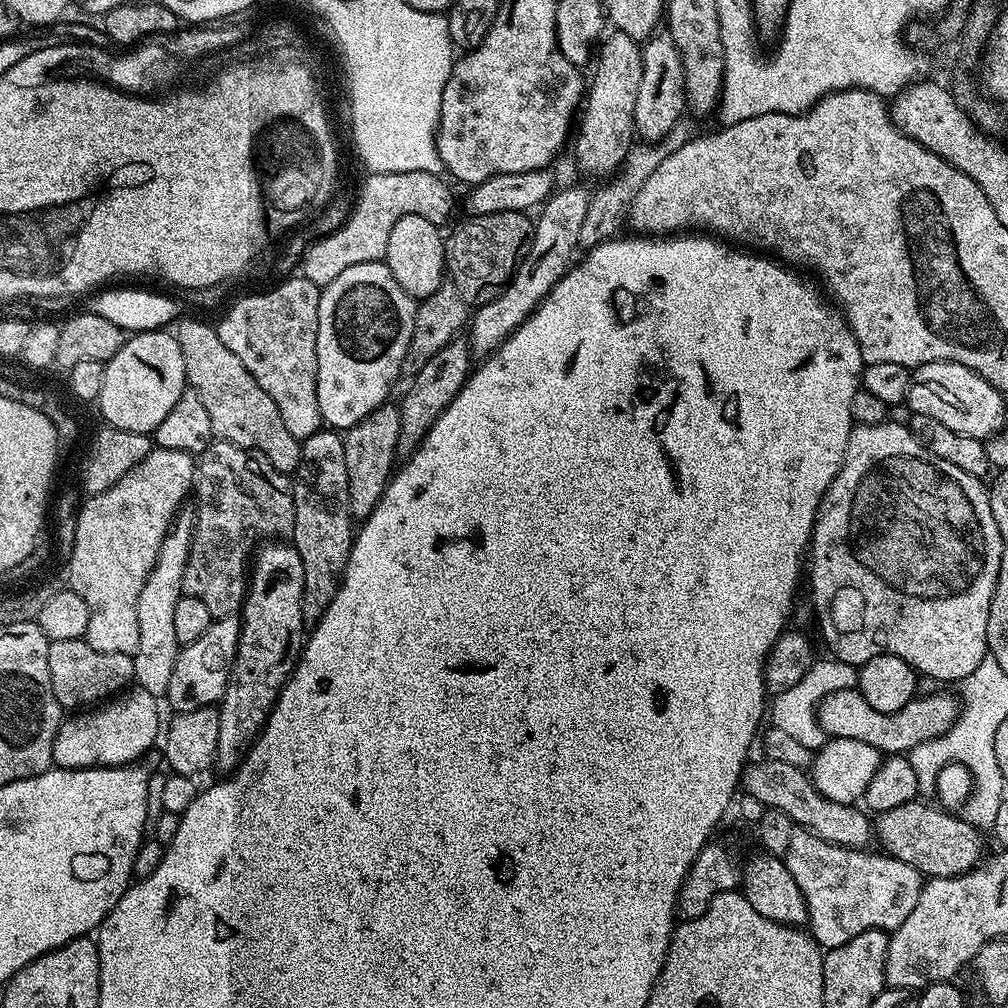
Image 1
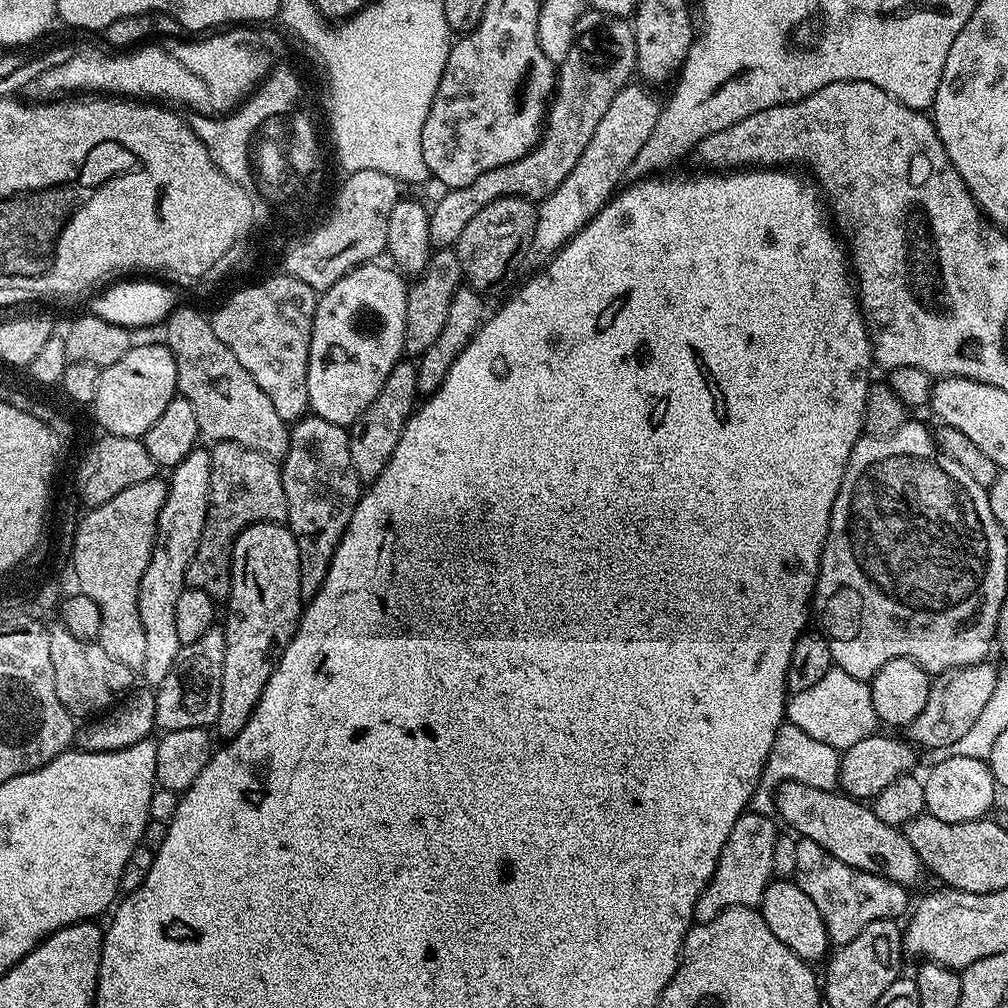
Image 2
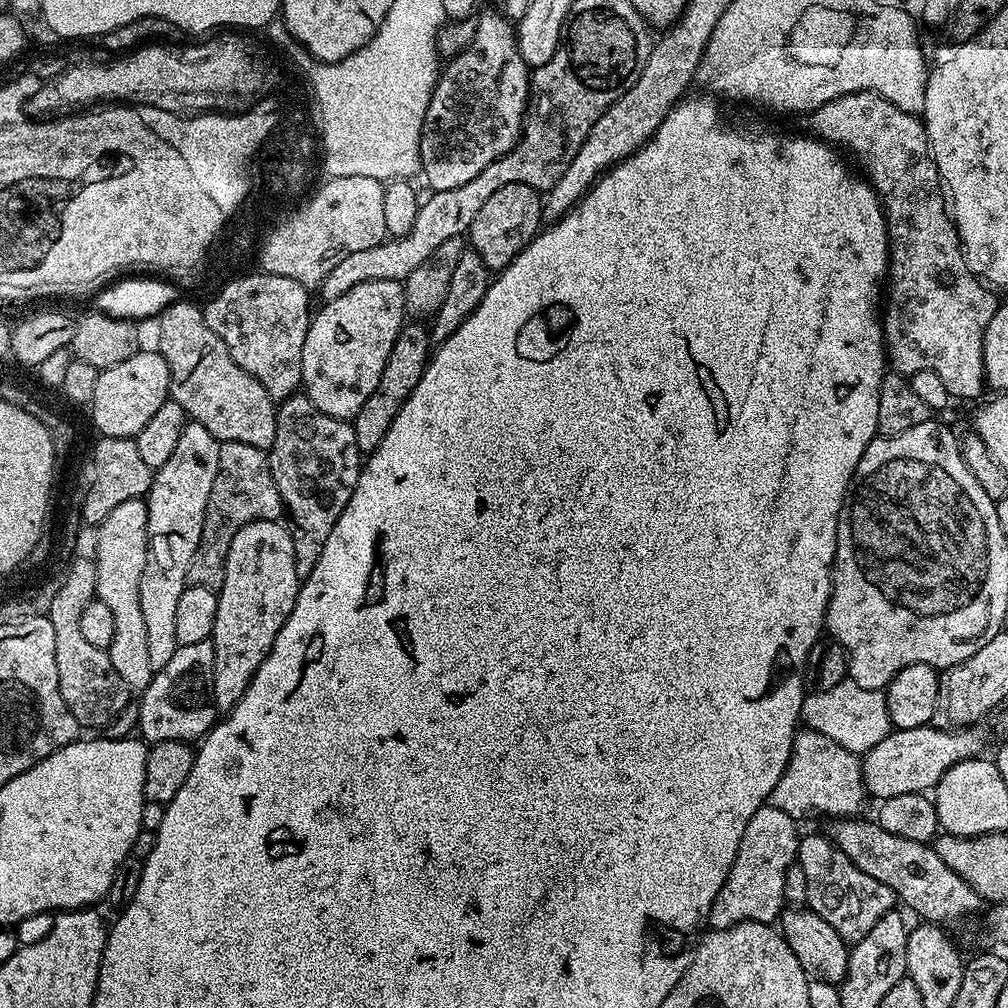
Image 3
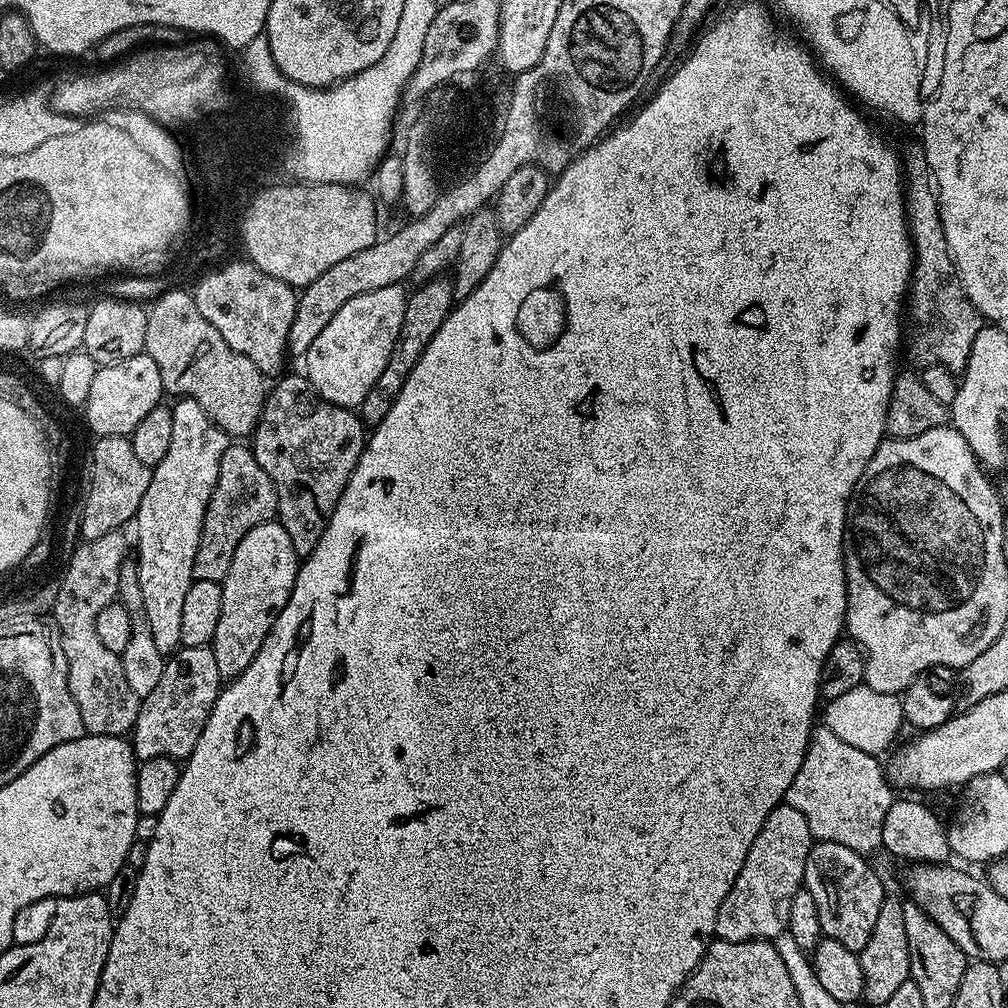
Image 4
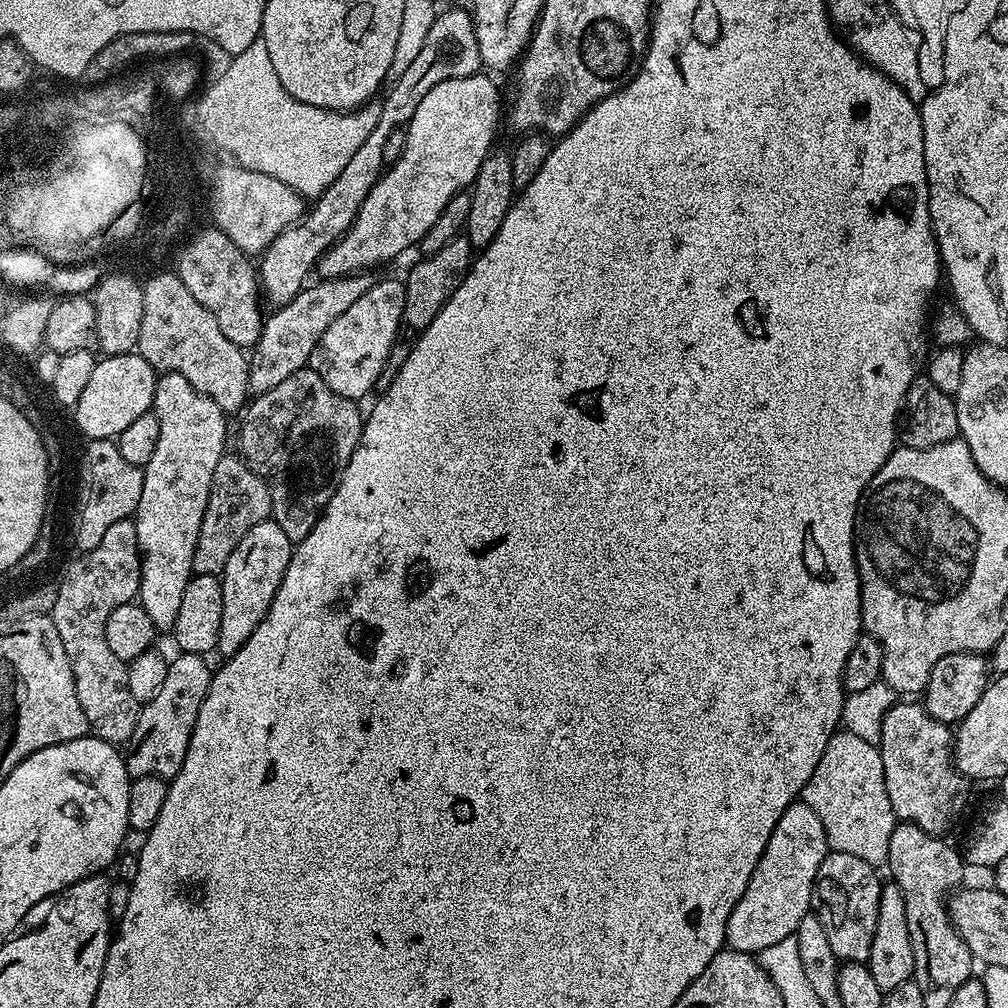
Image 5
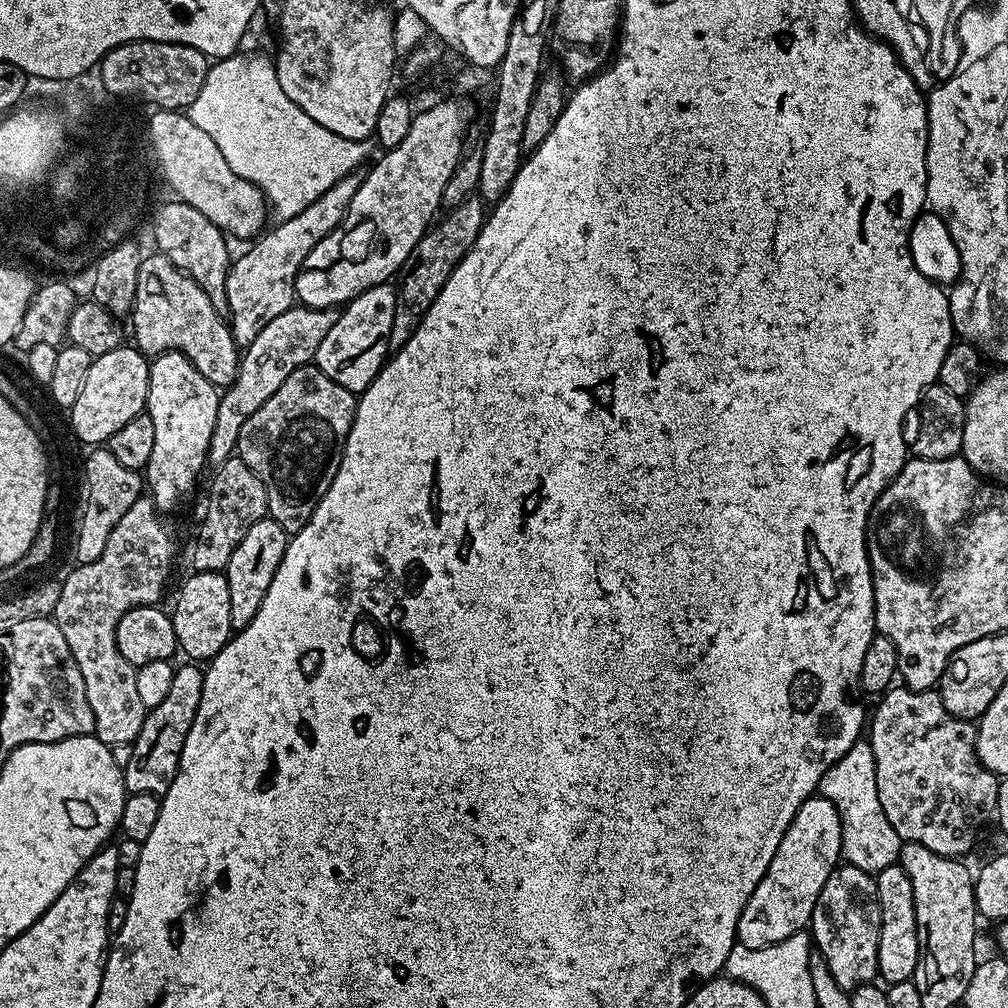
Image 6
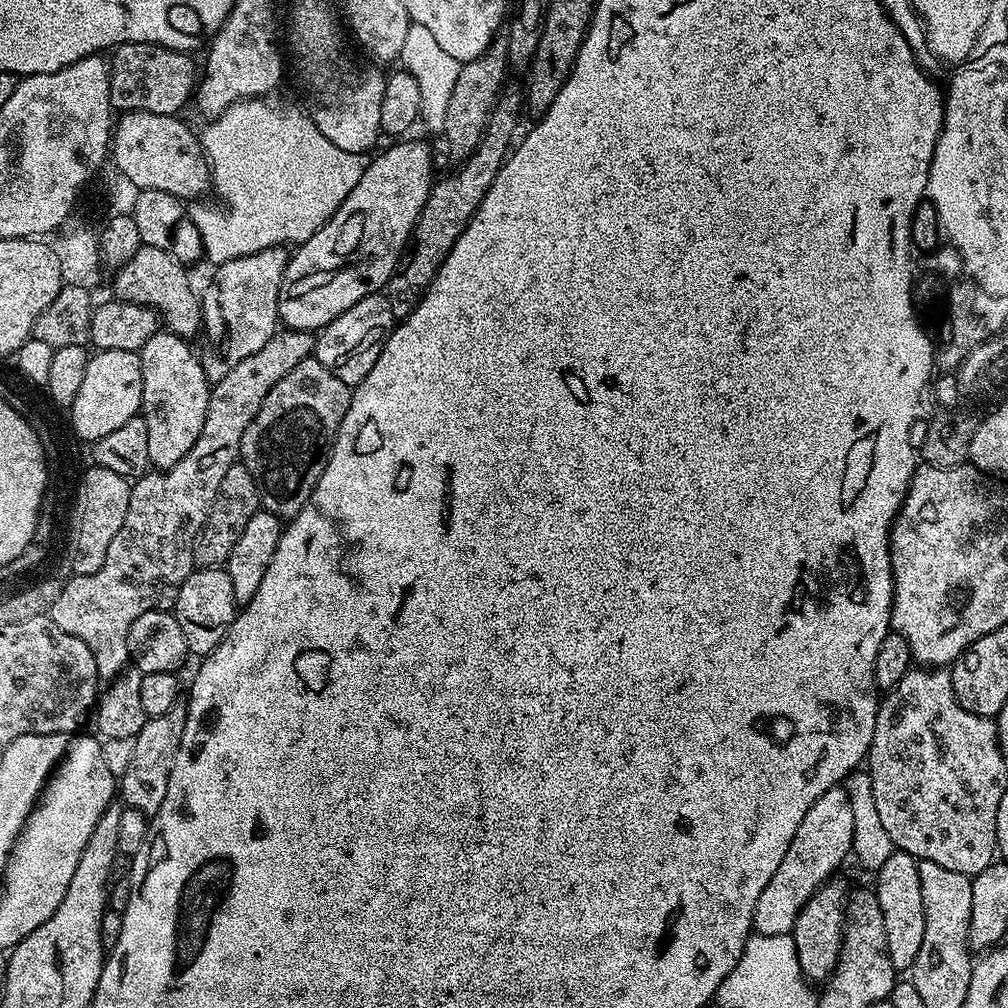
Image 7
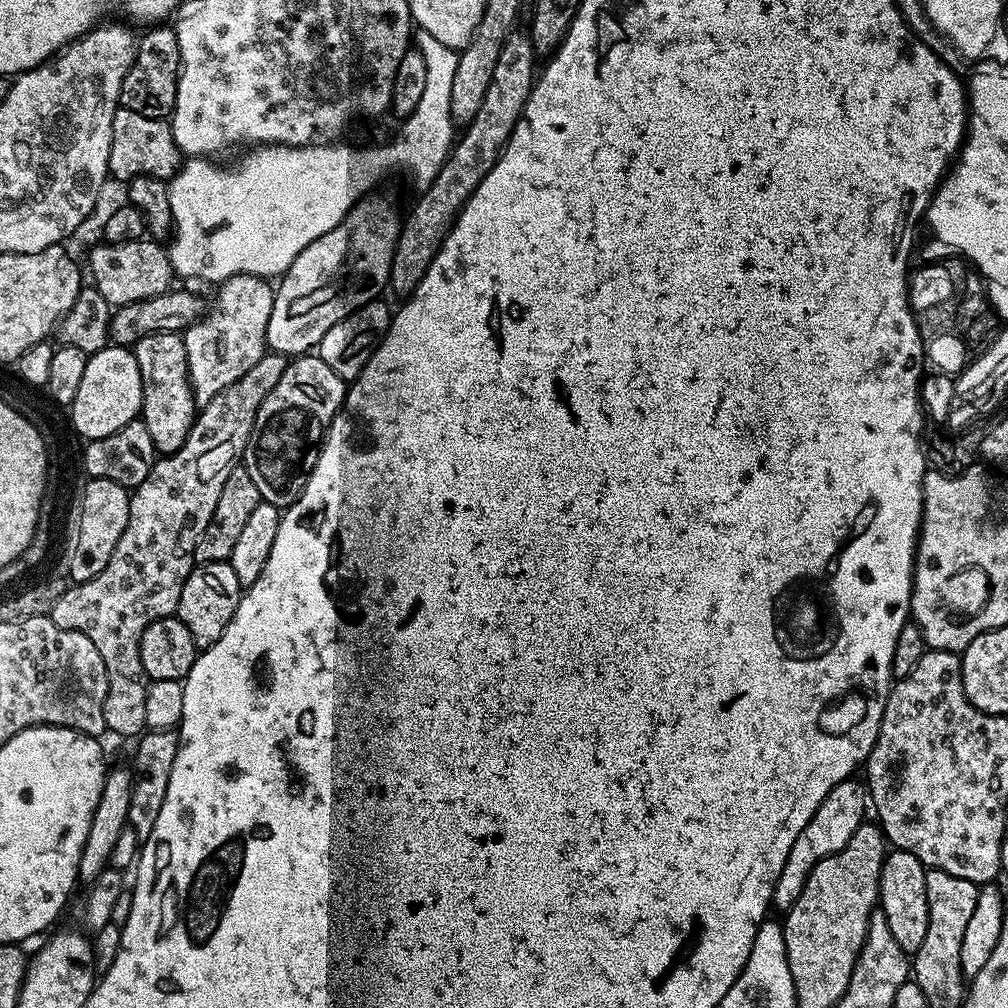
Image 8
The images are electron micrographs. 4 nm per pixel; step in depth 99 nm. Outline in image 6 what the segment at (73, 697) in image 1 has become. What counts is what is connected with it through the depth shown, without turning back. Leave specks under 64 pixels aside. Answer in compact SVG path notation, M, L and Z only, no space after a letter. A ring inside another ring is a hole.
M141 498L122 514L118 526L110 530L106 546L94 562L77 564L69 577L61 583L54 619L86 686L86 698L94 714L94 734L102 743L131 745L142 730L146 709L138 695L136 667L118 651L116 627L118 618L126 610L143 604L159 605L160 595L172 576L172 563L176 560L176 540L164 525L161 515L151 499Z

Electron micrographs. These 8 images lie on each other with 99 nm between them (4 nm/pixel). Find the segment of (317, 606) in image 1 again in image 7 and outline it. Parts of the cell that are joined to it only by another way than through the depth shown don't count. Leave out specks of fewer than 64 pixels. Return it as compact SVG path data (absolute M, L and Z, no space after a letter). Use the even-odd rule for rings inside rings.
M309 358L298 362L270 394L254 422L242 434L240 460L250 470L257 488L263 511L281 518L297 516L306 506L310 494L326 470L332 443L336 440L340 420L346 418L352 388L342 383L322 362Z

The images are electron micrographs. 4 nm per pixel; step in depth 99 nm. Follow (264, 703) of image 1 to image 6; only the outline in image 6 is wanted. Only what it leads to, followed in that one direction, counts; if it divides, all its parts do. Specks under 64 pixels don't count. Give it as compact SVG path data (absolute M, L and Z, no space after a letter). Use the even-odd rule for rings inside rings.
M270 518L254 522L246 538L238 542L234 554L230 554L230 562L226 569L230 586L230 622L233 629L239 630L248 625L250 618L258 614L258 606L262 606L262 598L266 598L266 590L270 590L270 582L274 582L274 574L282 562L282 554L286 554L290 534L278 526Z

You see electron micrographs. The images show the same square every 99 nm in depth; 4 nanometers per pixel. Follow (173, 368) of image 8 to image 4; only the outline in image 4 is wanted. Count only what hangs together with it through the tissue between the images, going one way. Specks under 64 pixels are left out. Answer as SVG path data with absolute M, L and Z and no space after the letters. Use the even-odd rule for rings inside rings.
M180 398L171 405L171 410L174 414L174 427L170 450L166 458L162 458L162 462L158 462L158 466L152 469L150 486L146 486L142 506L138 506L134 521L134 552L140 555L136 564L136 577L142 590L142 620L150 626L150 635L154 637L158 650L165 654L171 654L181 647L182 605L186 590L190 590L193 582L194 550L198 550L202 518L206 514L210 494L214 494L214 482L218 482L218 462L222 462L222 454L230 443L230 437L208 417L198 402Z

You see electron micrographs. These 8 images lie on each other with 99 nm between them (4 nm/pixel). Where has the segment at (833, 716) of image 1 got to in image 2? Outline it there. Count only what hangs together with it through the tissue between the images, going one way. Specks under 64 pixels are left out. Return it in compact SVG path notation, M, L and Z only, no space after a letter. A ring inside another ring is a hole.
M989 662L971 664L961 668L951 668L945 672L939 673L933 679L930 686L930 698L926 702L926 710L918 714L908 723L906 736L913 745L922 747L925 750L934 748L945 748L970 730L974 722L978 722L978 717L982 715L986 702L990 700L990 694L994 694L998 668Z

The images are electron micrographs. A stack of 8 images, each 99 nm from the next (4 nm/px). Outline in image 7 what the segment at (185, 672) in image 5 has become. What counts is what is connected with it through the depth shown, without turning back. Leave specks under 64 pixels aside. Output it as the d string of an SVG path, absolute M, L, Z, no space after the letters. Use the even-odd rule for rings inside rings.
M178 702L170 706L166 714L147 717L142 730L138 730L131 741L132 753L128 756L128 765L118 776L118 796L127 807L138 810L143 816L151 818L166 798L170 770L174 770L174 758L178 758L178 746L182 746L182 730L186 730L187 713L187 703Z

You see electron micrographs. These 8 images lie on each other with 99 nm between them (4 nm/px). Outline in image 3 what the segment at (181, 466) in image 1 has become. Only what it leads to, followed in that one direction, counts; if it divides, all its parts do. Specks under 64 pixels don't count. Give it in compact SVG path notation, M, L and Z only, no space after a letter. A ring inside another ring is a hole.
M143 499L122 502L117 508L106 514L106 518L95 529L100 539L100 561L96 563L96 599L106 602L106 607L114 614L114 639L106 649L110 666L118 670L118 678L126 682L133 693L139 694L150 686L154 669L150 666L150 646L146 639L146 622L142 618L140 605L140 587L142 574L148 561L148 505Z

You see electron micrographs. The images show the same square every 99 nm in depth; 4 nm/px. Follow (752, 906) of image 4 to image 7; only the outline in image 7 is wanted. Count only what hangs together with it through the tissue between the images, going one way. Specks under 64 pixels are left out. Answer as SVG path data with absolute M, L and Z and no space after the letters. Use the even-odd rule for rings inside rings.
M842 786L826 790L826 794L806 810L806 818L798 825L794 842L790 842L790 850L786 850L786 858L782 858L774 878L766 882L766 890L758 894L752 911L753 929L761 936L791 933L802 906L806 906L812 895L839 873L836 871L847 856L849 859L853 838L854 809L850 807L848 791Z

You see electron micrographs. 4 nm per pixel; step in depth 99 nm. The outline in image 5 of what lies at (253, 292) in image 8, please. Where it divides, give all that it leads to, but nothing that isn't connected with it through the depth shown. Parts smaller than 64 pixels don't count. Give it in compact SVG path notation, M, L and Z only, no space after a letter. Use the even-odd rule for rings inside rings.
M463 7L452 8L449 12L441 11L430 26L430 34L422 42L422 50L418 50L414 62L406 66L395 77L396 85L387 89L388 97L378 104L376 125L370 130L366 142L354 150L350 162L342 166L342 174L334 178L334 182L320 196L311 201L310 207L296 223L290 225L259 257L258 275L260 287L265 301L272 306L290 302L309 283L308 275L320 263L320 257L348 231L358 210L362 210L362 202L366 202L366 194L379 182L386 165L382 158L386 138L394 131L403 129L414 118L414 110L418 110L418 102L426 98L426 93L438 82L446 82L446 78L462 78L481 71L480 51L476 28L472 25L471 11Z

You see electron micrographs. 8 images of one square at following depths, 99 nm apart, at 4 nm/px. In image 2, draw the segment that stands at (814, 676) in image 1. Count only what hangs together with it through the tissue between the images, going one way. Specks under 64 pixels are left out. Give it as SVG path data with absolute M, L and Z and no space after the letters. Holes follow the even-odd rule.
M835 666L816 685L789 695L786 720L817 742L826 742L826 746L841 750L854 746L854 742L862 742L862 738L873 735L878 728L869 681L854 678Z

